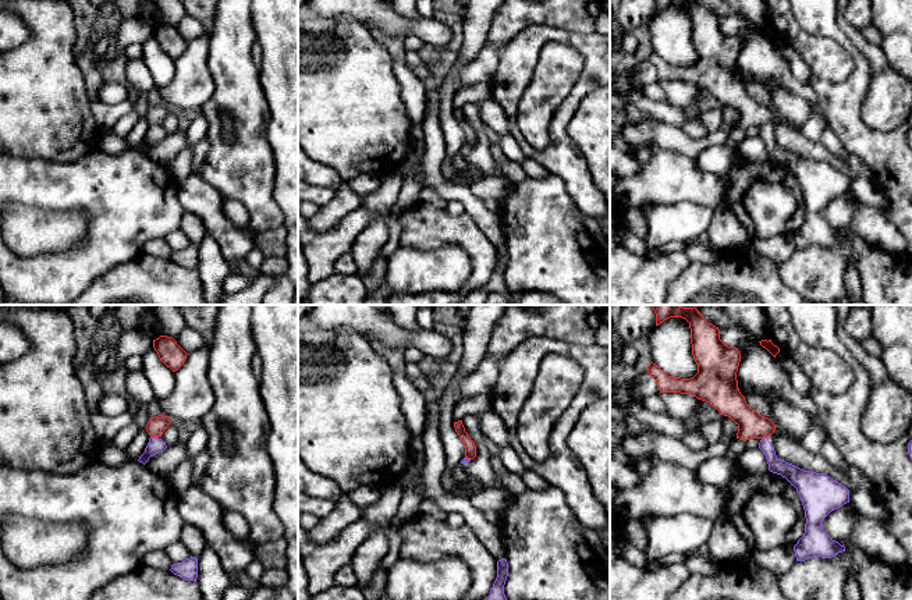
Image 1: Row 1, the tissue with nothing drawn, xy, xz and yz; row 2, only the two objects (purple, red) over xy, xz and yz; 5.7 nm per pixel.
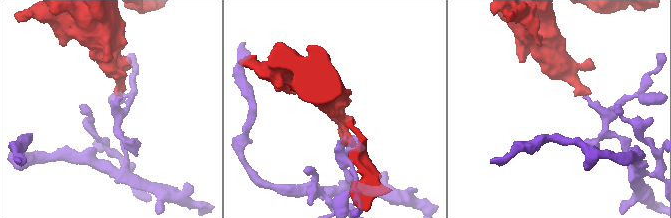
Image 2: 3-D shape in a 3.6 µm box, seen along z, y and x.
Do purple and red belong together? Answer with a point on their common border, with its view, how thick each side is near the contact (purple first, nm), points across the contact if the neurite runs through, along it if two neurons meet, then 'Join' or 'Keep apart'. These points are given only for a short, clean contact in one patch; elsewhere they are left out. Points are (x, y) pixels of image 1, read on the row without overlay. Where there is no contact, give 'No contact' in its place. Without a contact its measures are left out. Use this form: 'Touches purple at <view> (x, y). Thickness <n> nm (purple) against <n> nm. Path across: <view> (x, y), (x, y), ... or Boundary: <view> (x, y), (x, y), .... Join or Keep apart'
Touches purple at xy (155, 125). Thickness 90 nm (purple) against 100 nm. Boundary: xy (151, 124), (158, 125). Keep apart

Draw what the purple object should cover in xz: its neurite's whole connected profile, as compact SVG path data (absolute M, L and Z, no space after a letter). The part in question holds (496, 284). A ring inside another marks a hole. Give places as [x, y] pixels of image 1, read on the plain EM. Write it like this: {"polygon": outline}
{"polygon": "M505 246L498 248L497 249L497 266L493 271L490 283L483 290L469 292L457 305L485 305L486 297L489 292L501 294L505 298L507 303L517 299L517 297L508 291L508 288L504 283L504 273L505 273L507 265L508 265L508 251Z"}

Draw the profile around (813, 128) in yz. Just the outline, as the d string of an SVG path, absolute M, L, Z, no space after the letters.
M812 114L806 123L801 127L803 135L810 141L820 141L824 128L828 125L828 121L823 114Z

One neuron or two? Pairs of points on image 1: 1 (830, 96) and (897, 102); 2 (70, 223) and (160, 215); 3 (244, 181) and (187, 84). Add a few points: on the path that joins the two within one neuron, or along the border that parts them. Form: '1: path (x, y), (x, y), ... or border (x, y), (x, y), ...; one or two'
1: border (872, 67), (861, 119), (877, 130); two
2: border (81, 208), (87, 220), (87, 233), (68, 249); two
3: border (213, 77), (213, 93), (198, 112); two

